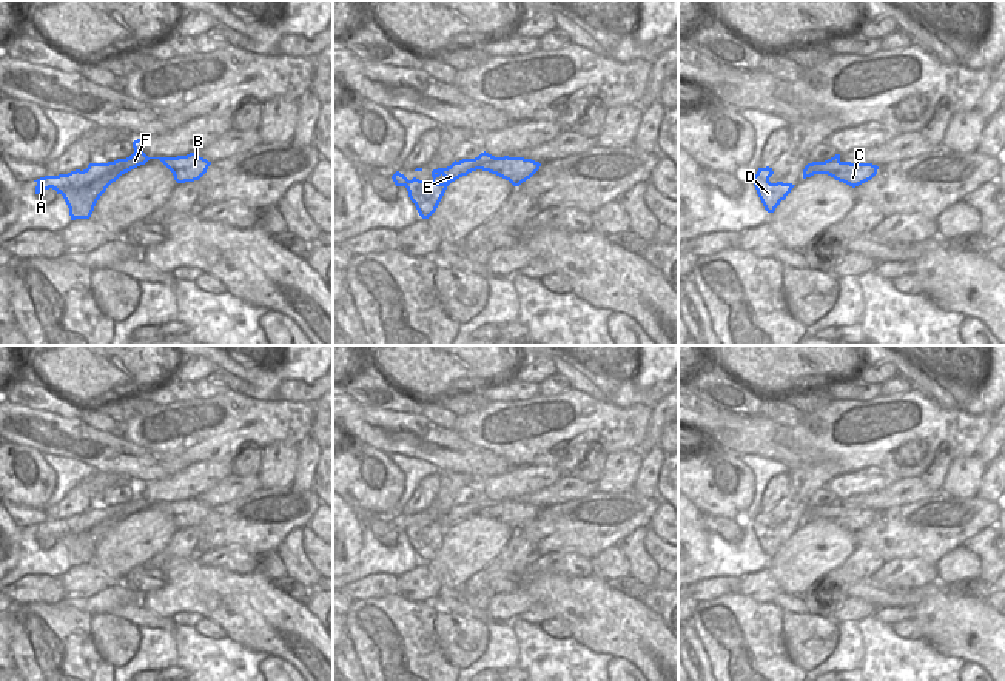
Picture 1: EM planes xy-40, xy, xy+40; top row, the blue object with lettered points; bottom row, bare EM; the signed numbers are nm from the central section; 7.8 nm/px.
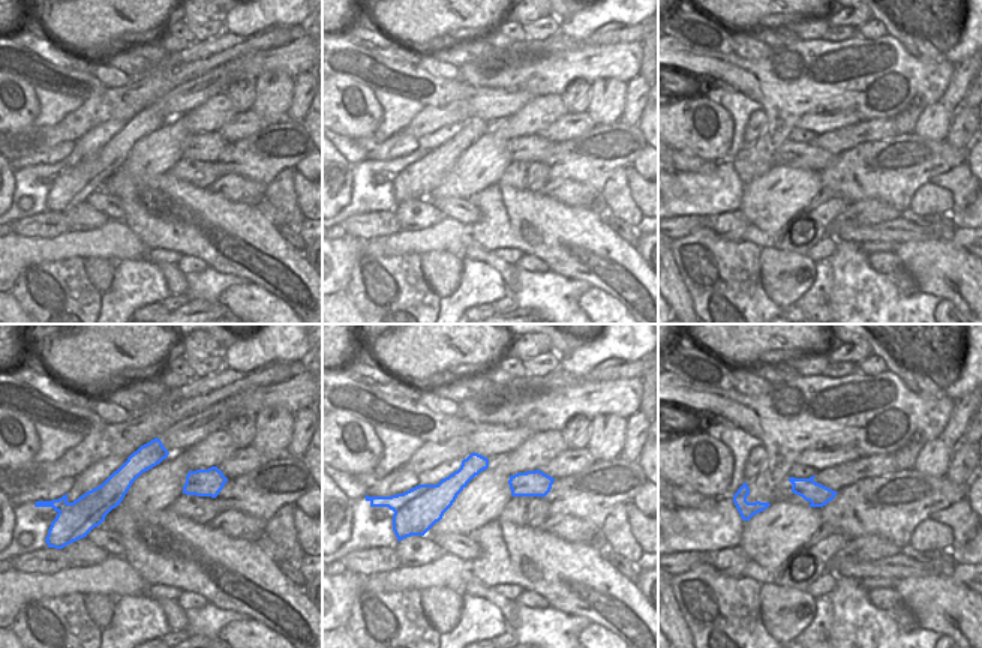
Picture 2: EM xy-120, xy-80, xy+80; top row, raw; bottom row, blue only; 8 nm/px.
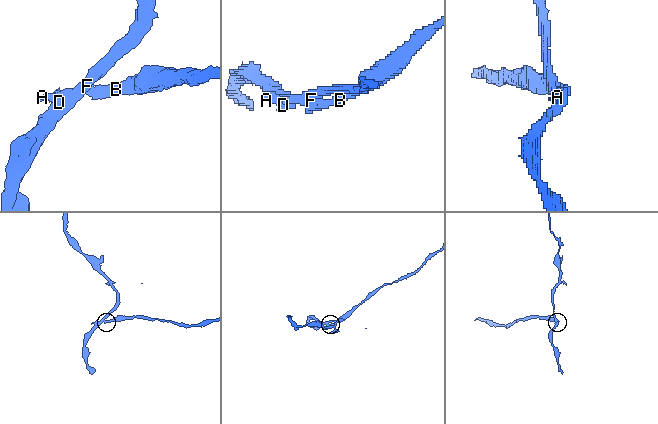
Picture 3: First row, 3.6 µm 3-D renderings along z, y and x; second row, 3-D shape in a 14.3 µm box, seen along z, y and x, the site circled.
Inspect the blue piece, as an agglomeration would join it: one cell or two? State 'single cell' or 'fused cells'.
fused cells

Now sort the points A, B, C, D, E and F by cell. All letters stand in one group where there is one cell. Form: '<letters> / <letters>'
A D E F / B C

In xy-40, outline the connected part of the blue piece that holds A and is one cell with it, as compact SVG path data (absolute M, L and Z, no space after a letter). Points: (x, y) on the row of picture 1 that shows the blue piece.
M143 139L133 142L134 153L126 159L108 163L89 163L86 169L68 174L45 176L37 180L35 194L43 190L60 193L69 208L71 220L89 219L97 200L122 174L145 165L151 157L143 153Z

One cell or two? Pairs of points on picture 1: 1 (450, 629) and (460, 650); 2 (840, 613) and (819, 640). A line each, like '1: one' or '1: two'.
1: one
2: two

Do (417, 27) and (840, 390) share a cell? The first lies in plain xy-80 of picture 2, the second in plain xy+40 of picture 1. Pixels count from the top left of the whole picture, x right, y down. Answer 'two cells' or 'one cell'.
two cells

